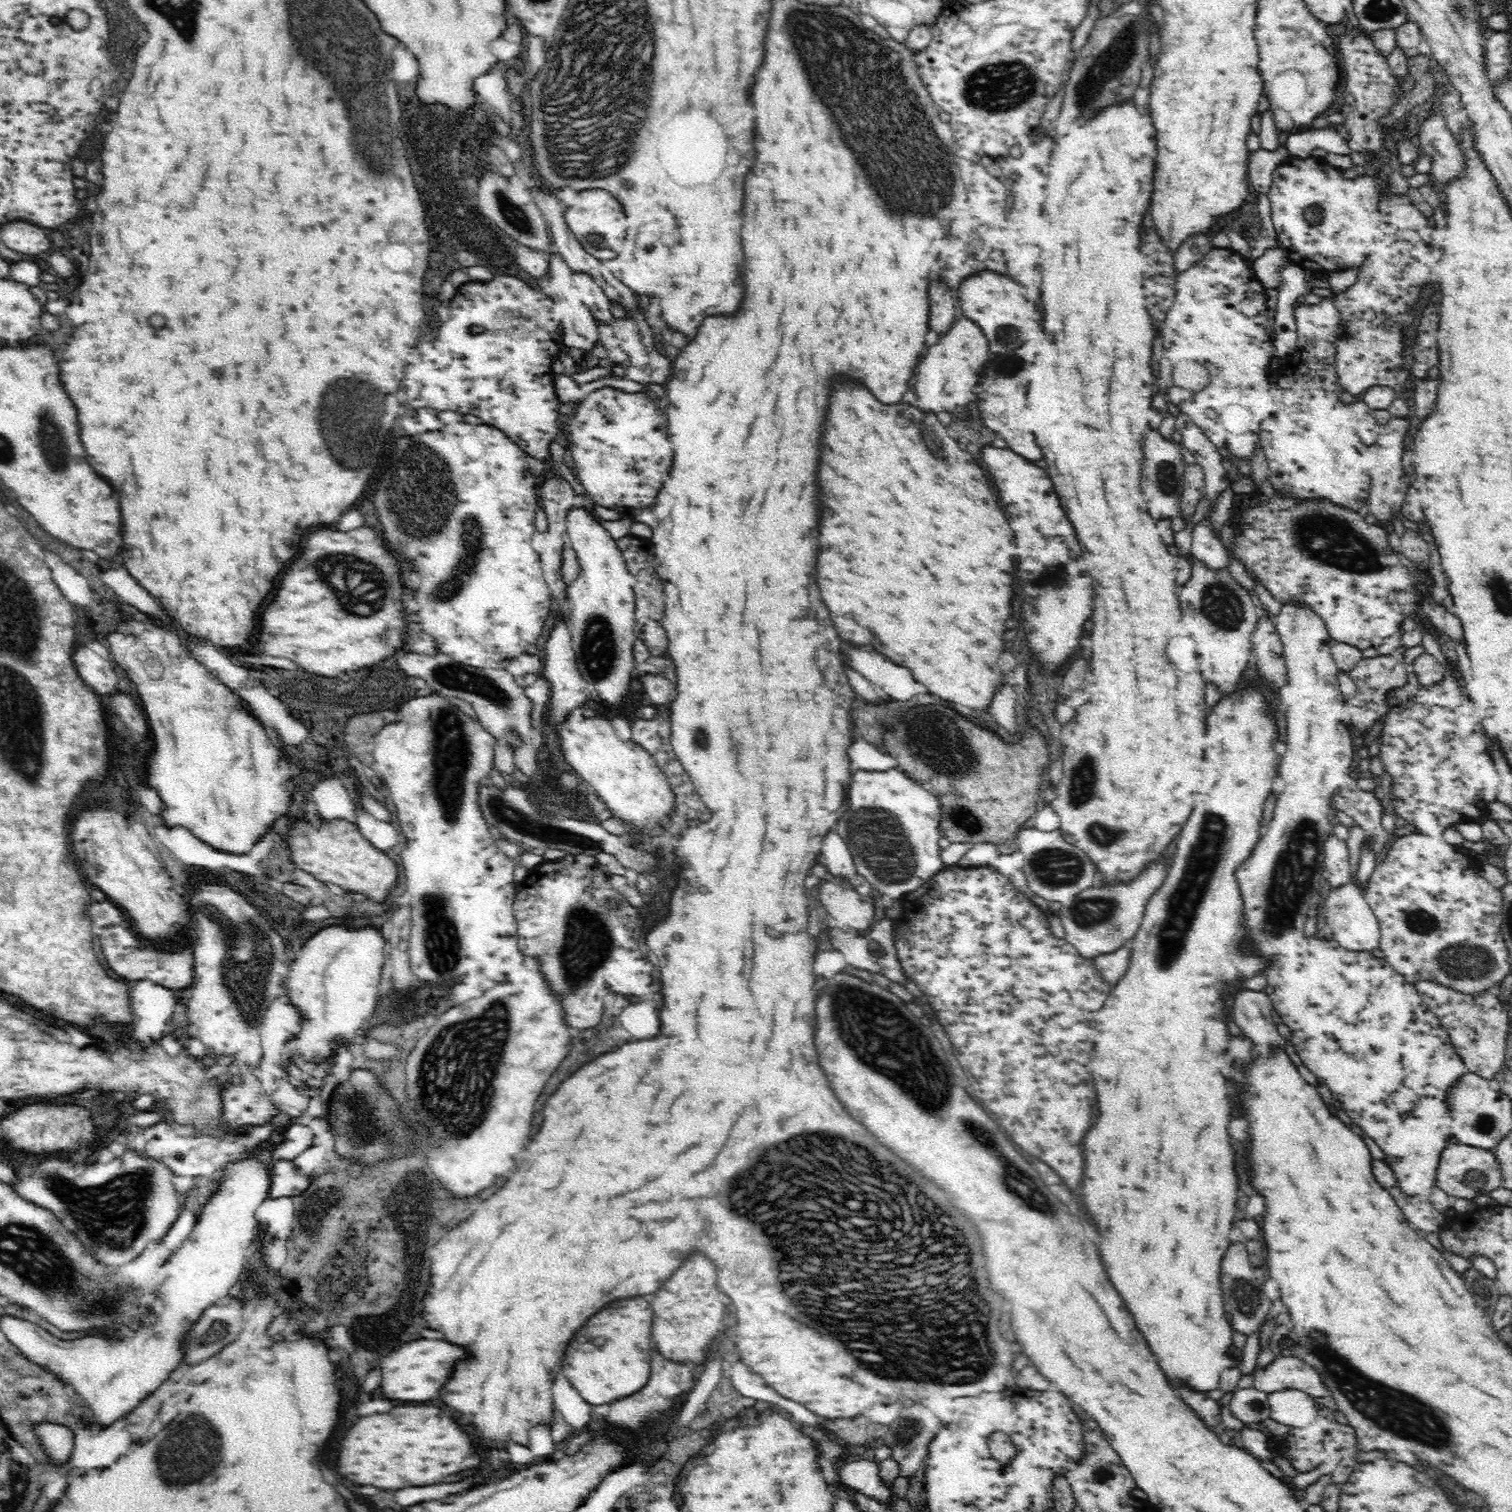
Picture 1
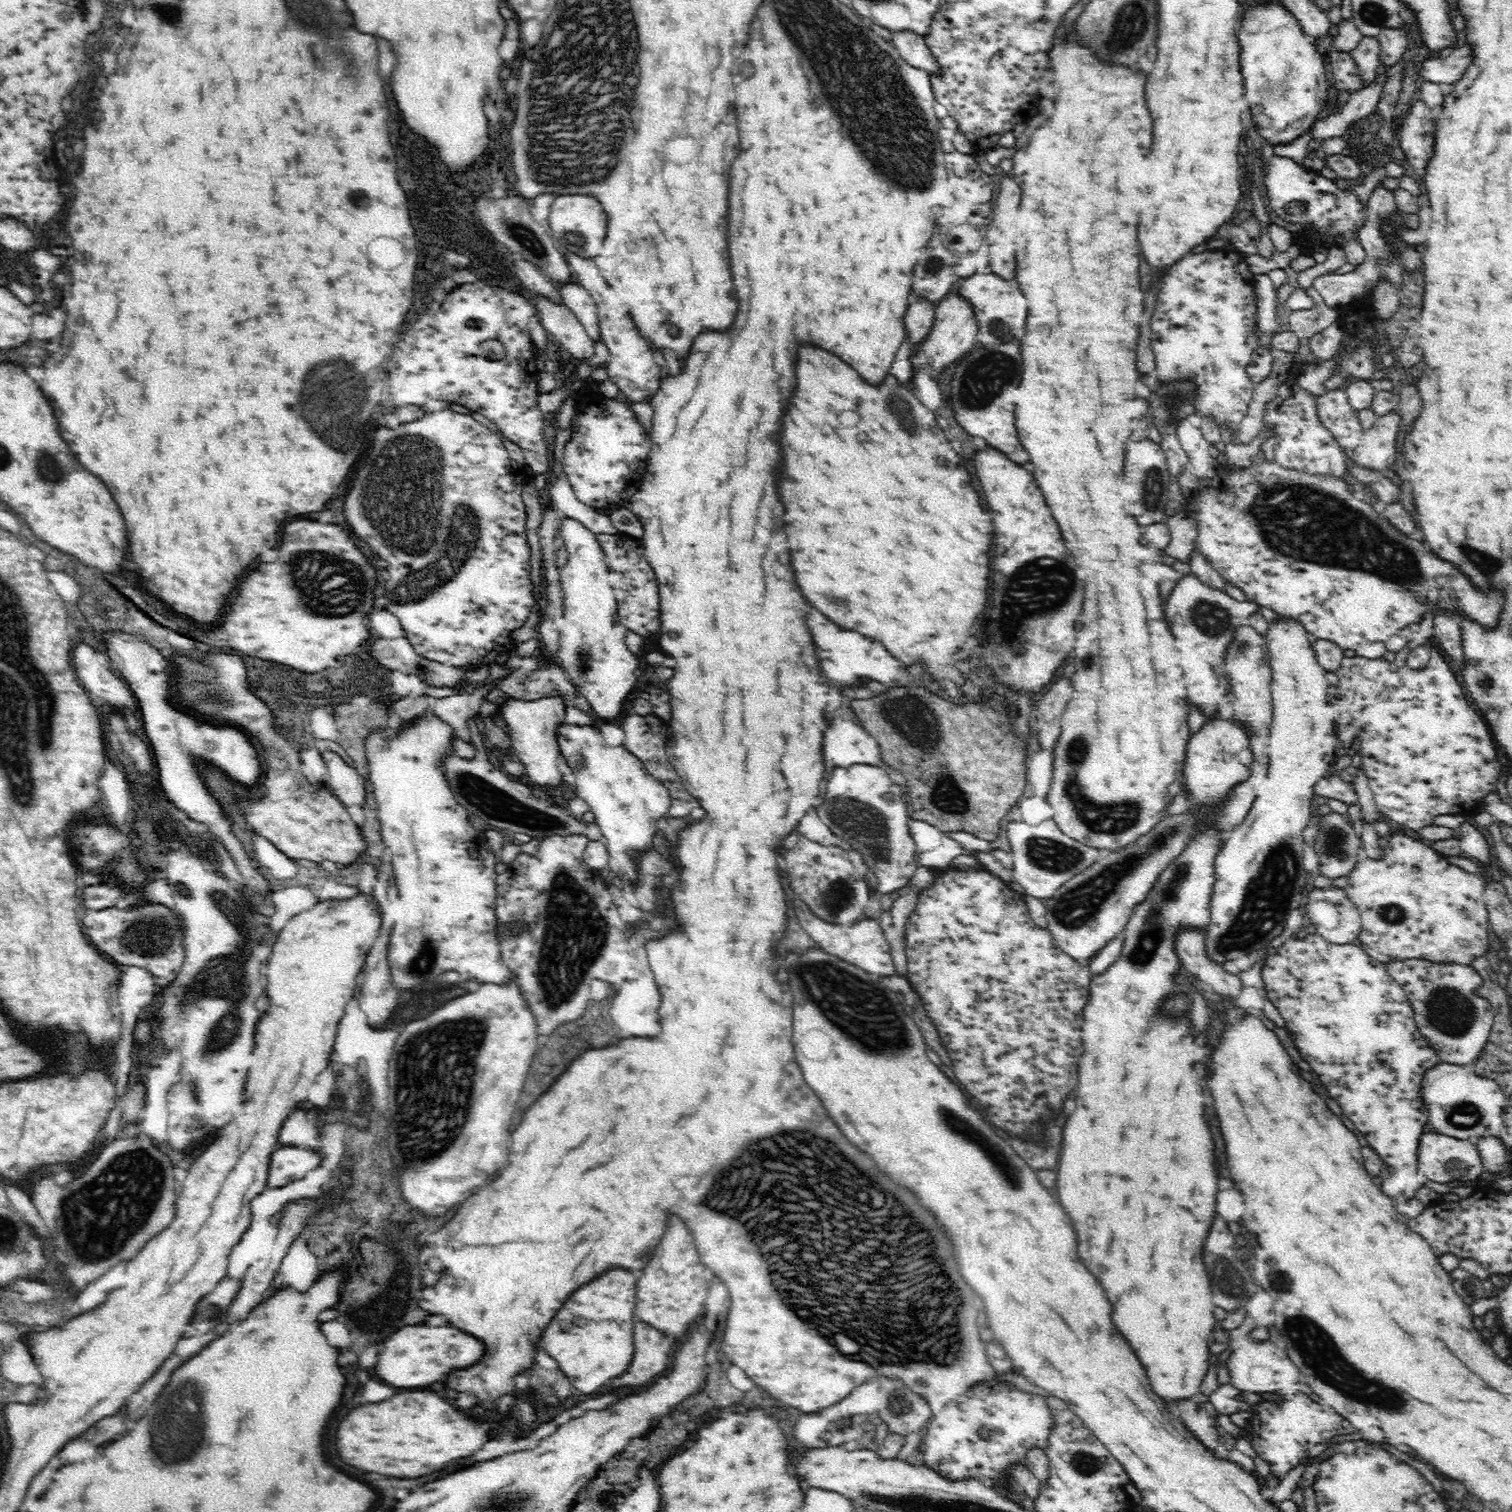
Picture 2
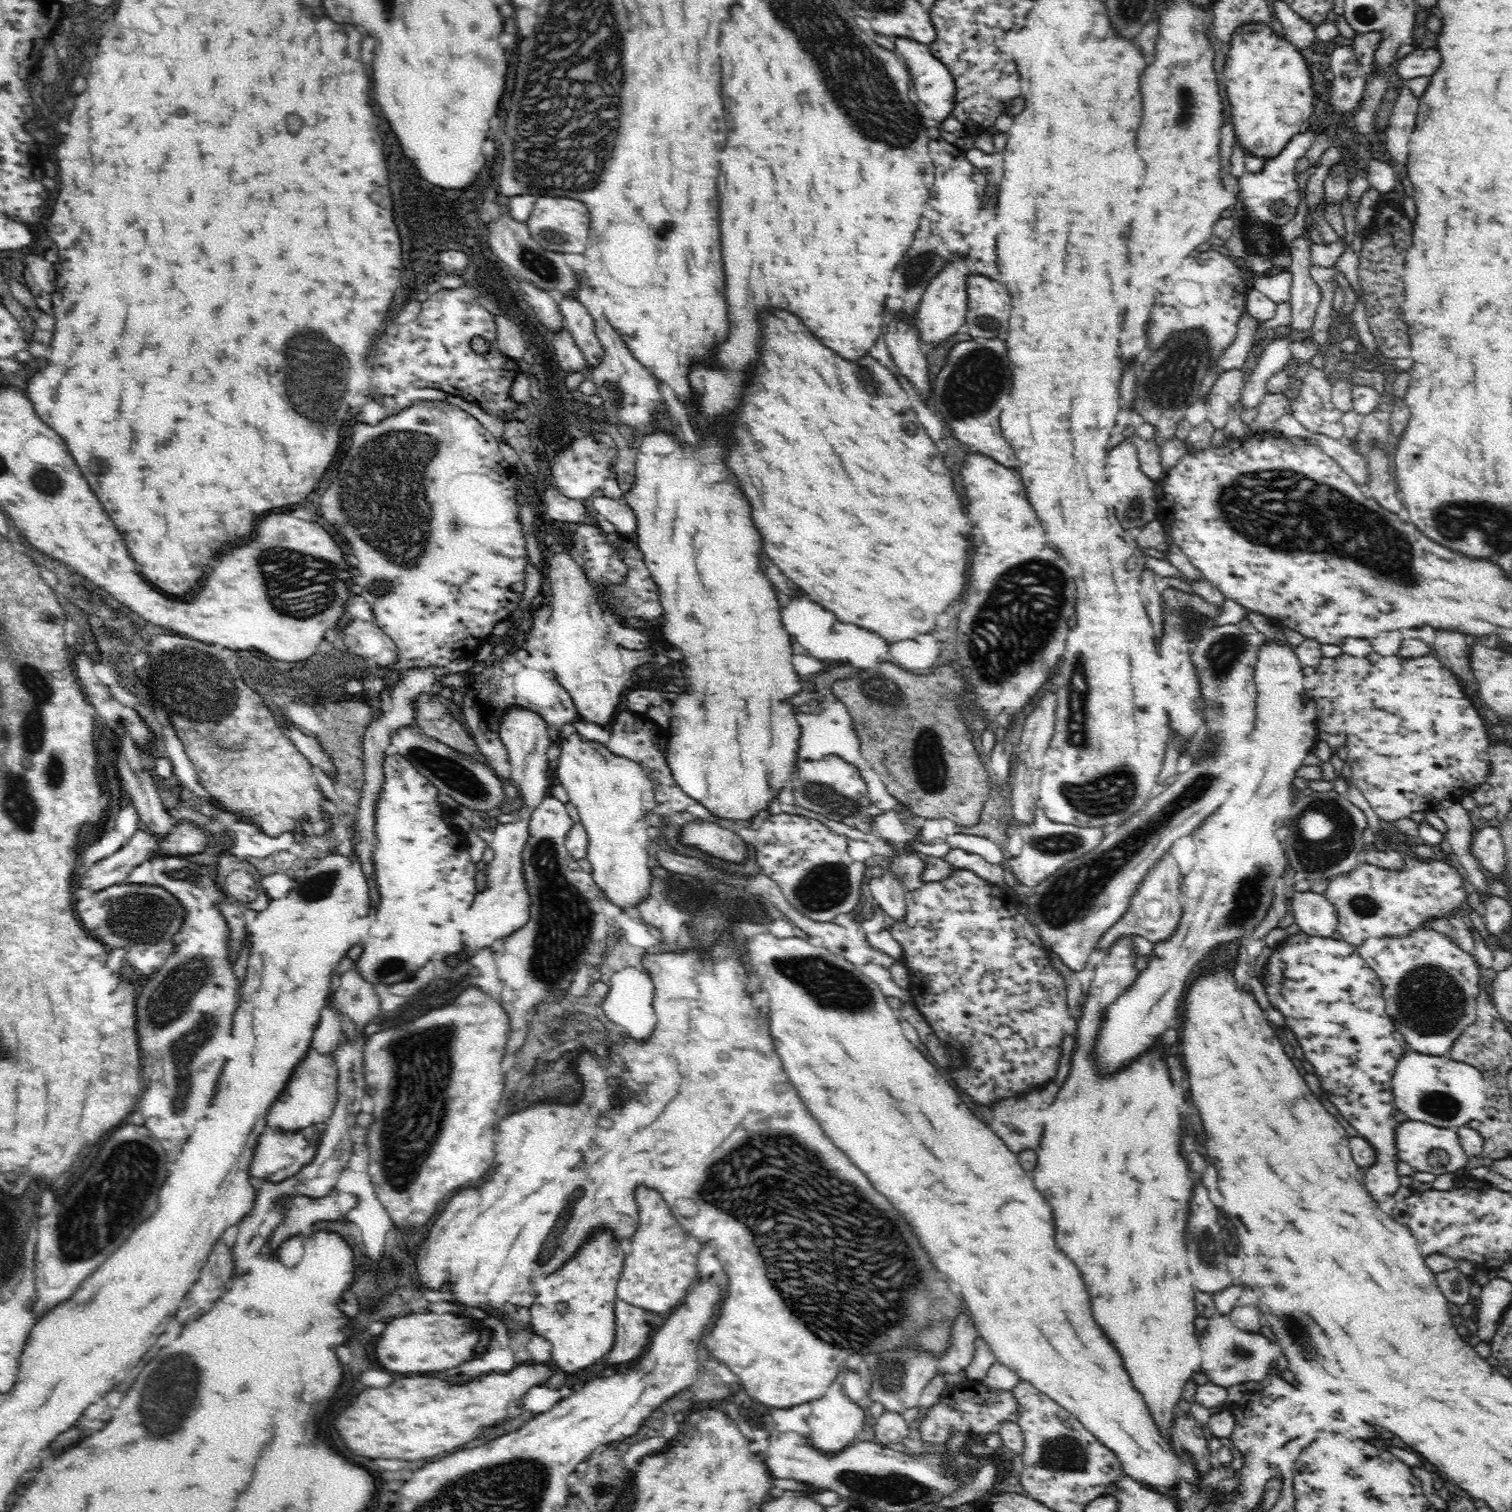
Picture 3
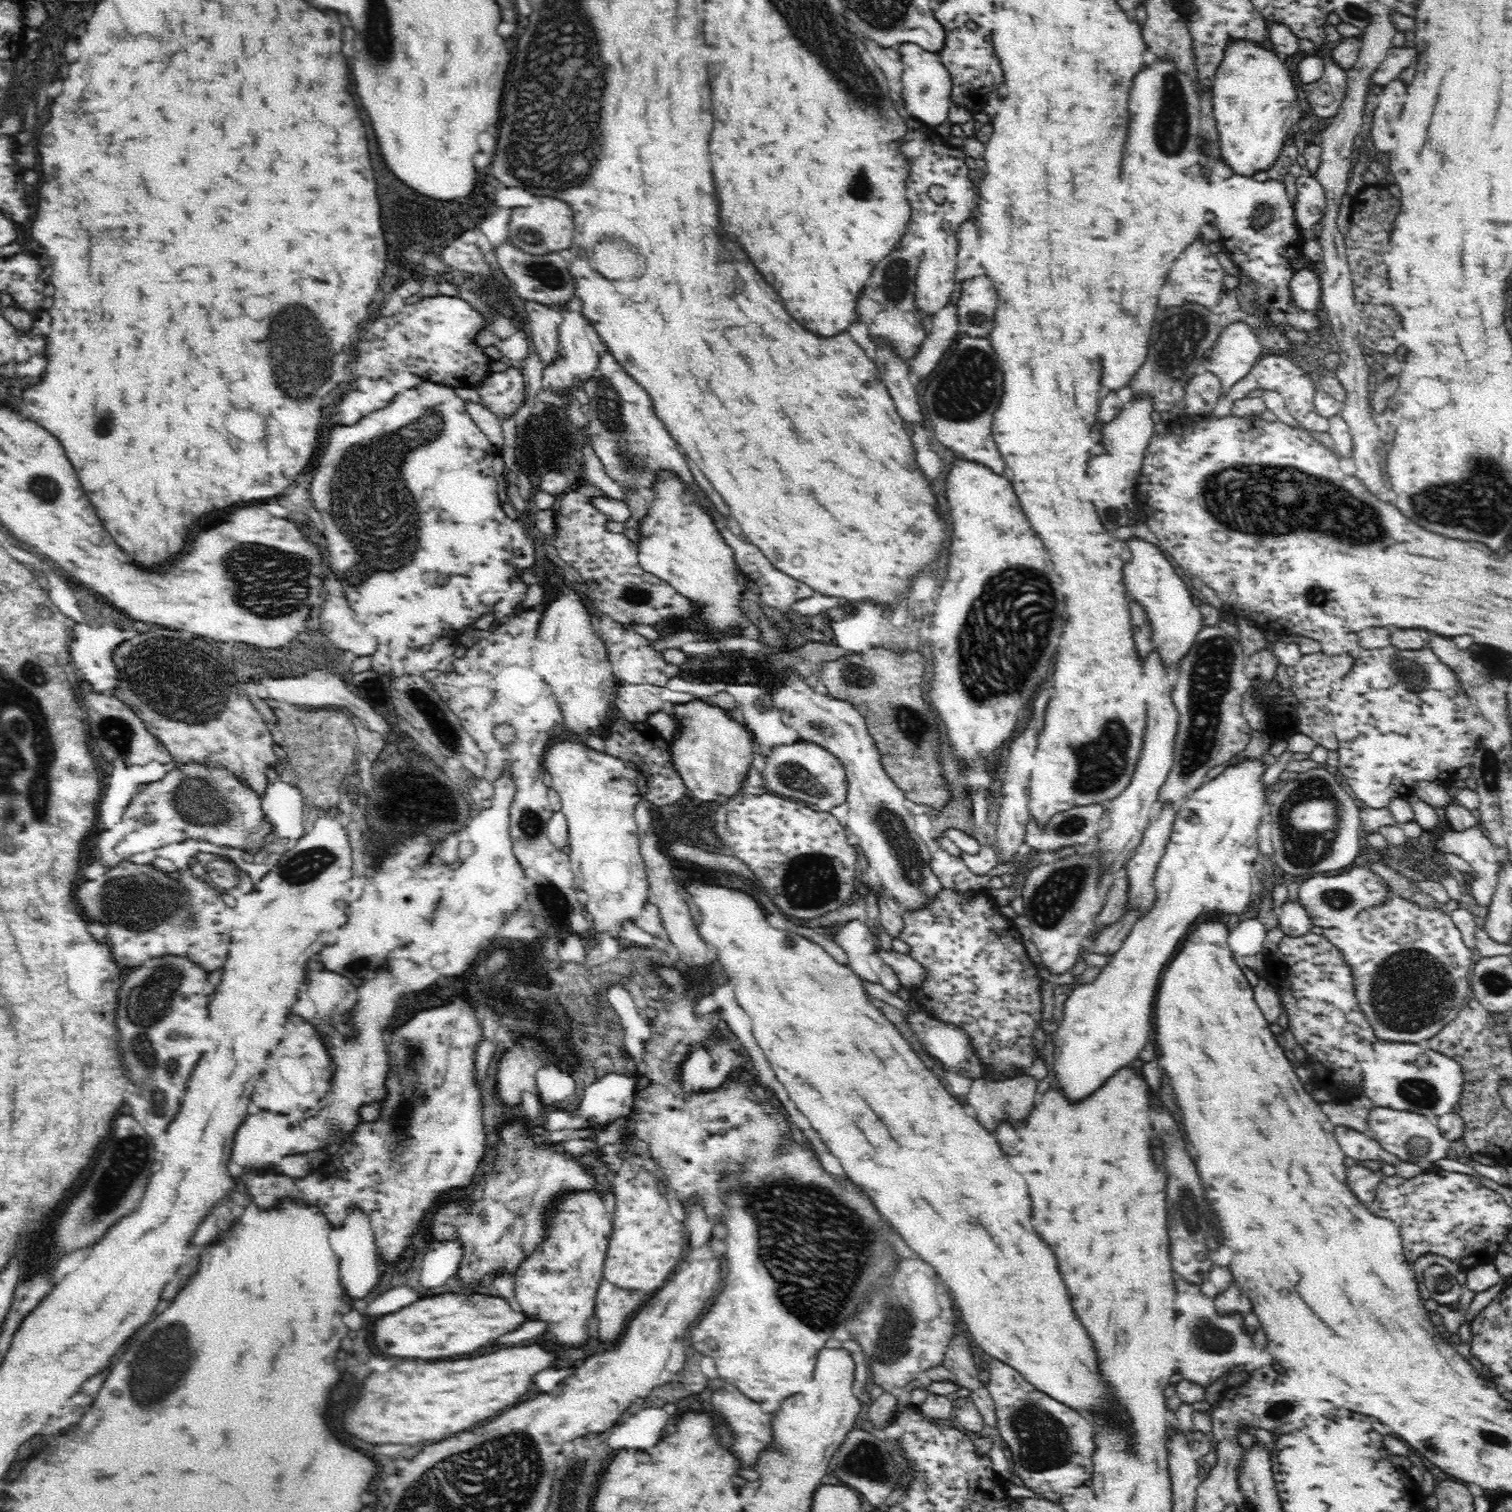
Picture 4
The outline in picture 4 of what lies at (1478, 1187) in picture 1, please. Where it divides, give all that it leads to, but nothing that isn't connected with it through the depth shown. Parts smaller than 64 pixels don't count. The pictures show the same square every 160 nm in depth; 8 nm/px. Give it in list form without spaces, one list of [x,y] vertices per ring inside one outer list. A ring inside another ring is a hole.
[[[1376,1107],[1369,1112],[1369,1127],[1374,1132],[1376,1141],[1388,1152],[1399,1156],[1403,1161],[1425,1168],[1443,1158],[1450,1158],[1452,1142],[1442,1135],[1434,1120],[1410,1111]]]

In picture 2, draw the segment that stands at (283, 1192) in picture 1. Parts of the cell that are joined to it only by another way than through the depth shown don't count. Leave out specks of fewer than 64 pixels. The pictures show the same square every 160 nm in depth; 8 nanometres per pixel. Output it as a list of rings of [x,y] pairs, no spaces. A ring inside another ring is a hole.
[[[278,1144],[278,1148],[271,1154],[267,1186],[282,1188],[303,1179],[308,1172],[320,1166],[321,1160],[313,1149]]]

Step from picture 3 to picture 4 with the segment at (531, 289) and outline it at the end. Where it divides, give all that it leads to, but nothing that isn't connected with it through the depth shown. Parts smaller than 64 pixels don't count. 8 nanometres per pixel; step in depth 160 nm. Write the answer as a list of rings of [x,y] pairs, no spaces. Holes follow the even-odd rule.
[[[526,300],[525,304],[534,346],[538,350],[541,362],[548,365],[560,356],[561,344],[558,329],[563,320],[562,313],[535,300]]]

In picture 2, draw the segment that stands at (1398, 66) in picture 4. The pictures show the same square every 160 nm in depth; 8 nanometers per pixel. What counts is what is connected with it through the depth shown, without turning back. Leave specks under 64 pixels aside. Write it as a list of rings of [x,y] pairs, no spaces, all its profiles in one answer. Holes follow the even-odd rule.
[[[1460,46],[1442,58],[1426,60],[1422,64],[1421,76],[1433,84],[1456,84],[1474,62],[1472,46]]]

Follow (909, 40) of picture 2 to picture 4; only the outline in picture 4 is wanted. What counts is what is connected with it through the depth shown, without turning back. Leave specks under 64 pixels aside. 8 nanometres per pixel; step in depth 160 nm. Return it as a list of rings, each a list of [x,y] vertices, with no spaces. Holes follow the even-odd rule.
[[[903,43],[895,47],[904,63],[903,99],[906,110],[912,116],[917,127],[937,127],[948,120],[947,116],[953,107],[952,85],[950,74],[940,61],[938,54],[930,53],[915,43]]]

